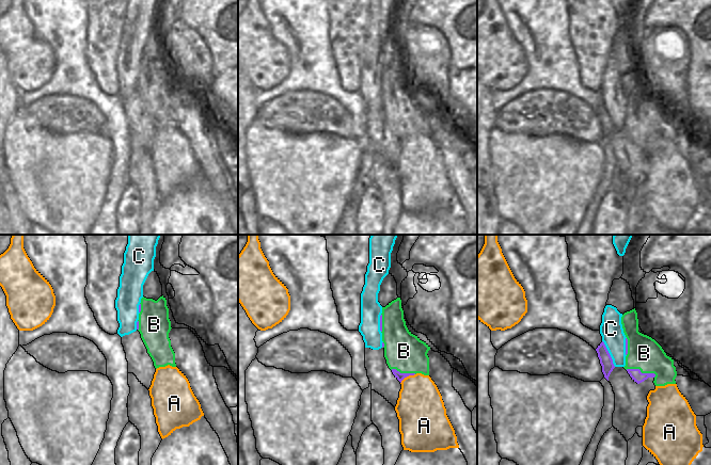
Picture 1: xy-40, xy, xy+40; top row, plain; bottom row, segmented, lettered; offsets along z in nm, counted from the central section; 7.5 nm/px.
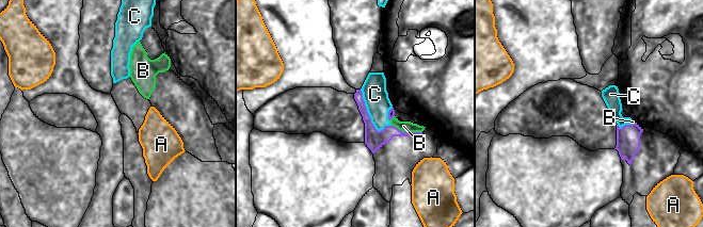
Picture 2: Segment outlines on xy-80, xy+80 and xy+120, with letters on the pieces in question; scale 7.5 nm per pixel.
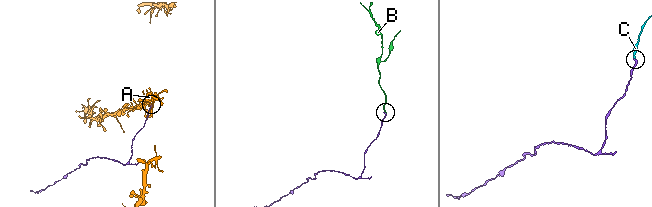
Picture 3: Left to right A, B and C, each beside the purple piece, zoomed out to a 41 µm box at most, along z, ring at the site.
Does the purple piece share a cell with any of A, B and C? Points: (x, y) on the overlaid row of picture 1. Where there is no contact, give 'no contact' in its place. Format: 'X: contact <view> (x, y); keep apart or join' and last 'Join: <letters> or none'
A: contact xy (407, 375); keep apart
B: contact xy+40 (640, 371); keep apart
C: contact xy+40 (609, 353); join
Join: C

